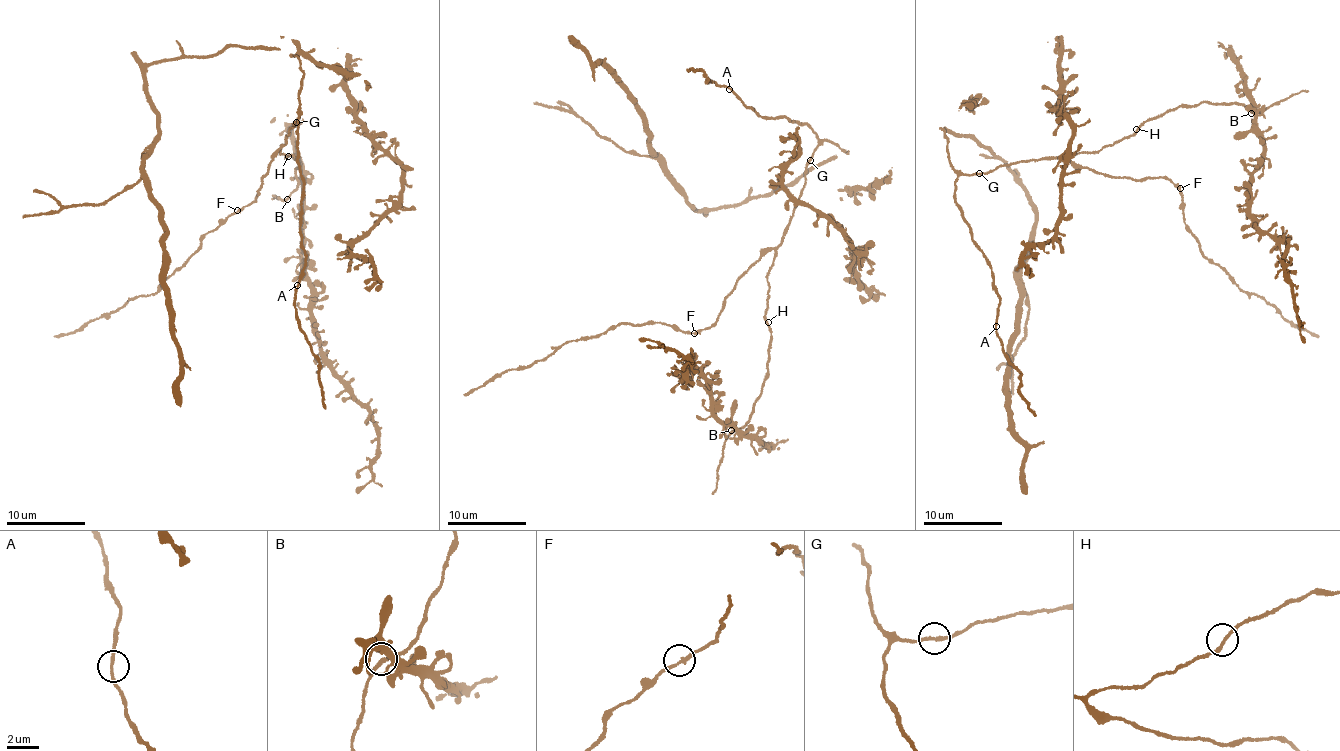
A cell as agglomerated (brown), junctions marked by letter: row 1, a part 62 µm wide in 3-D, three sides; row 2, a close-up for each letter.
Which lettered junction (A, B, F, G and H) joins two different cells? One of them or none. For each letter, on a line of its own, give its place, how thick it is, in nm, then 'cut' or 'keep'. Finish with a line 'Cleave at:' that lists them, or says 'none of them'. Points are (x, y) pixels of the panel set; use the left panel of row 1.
A: place (297, 285); calibre 190 nm; keep
B: place (287, 199); calibre 200 nm; keep
F: place (237, 210); calibre 220 nm; keep
G: place (296, 122); calibre 180 nm; keep
H: place (288, 156); calibre 200 nm; keep
Cleave at: none of them

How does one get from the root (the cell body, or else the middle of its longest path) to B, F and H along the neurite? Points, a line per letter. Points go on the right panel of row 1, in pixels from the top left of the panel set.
B: (978, 172), (1016, 162), (1092, 153), (1133, 135), (1145, 122), (1187, 104), (1228, 103), (1244, 107), (1251, 113)
F: (978, 172), (1016, 162), (1062, 158), (1100, 173), (1137, 180), (1155, 177), (1179, 188)
H: (978, 172), (1016, 162), (1092, 153), (1133, 135), (1136, 129)

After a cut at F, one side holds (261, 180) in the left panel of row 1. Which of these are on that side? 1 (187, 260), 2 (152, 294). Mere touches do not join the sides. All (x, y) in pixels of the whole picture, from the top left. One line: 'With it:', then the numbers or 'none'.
With it: none

